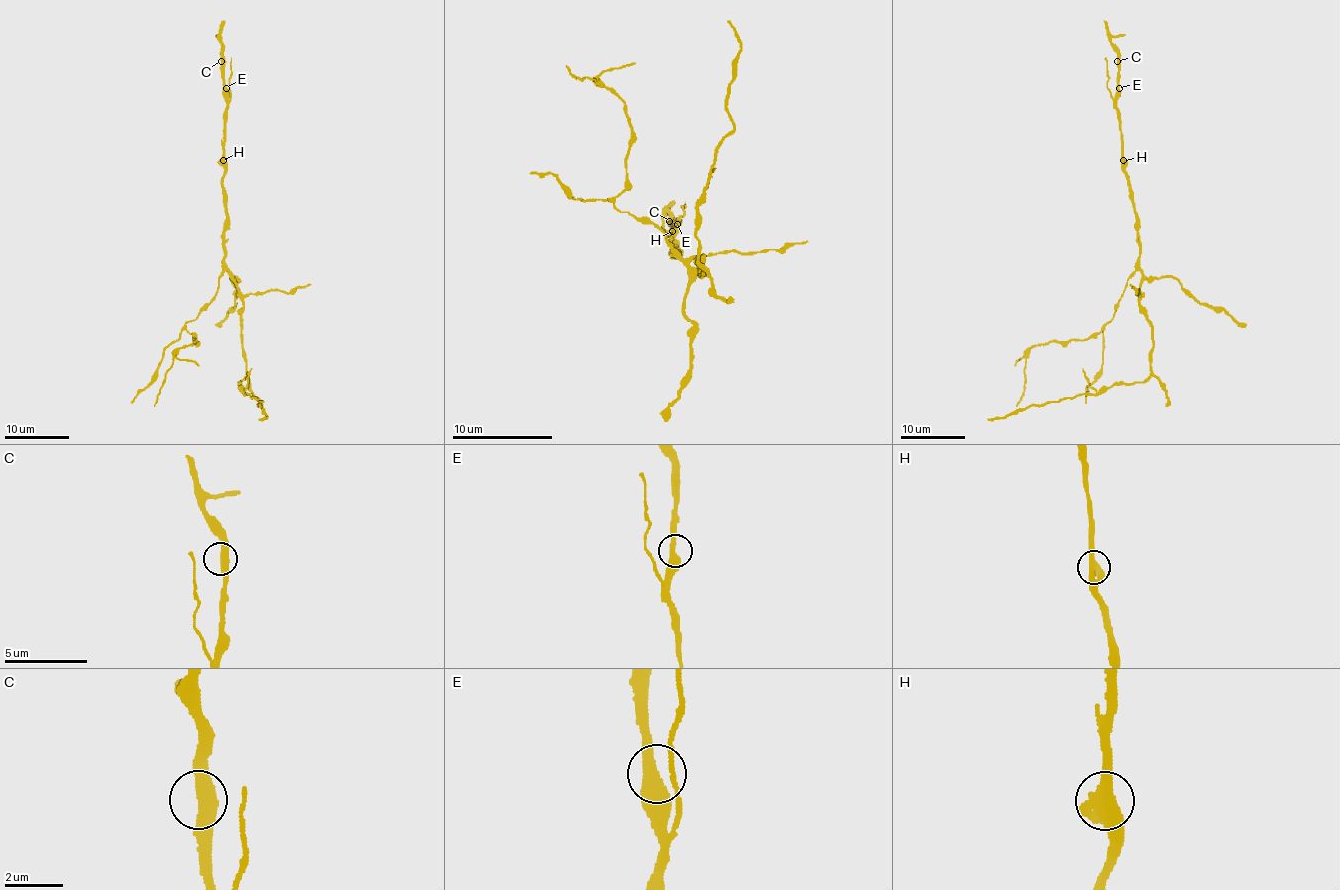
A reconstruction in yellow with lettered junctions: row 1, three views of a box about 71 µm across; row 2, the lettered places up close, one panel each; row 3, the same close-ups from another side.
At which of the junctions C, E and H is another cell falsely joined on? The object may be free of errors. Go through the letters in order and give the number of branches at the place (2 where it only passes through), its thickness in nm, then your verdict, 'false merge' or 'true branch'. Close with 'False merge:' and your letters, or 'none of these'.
C: 2 branches meet; 460 nm thick; true branch
E: 2 branches meet; 440 nm thick; true branch
H: 2 branches meet; 460 nm thick; true branch
False merge: none of these

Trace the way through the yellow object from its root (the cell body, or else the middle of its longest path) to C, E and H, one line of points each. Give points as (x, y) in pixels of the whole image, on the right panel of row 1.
C: (1140, 288), (1138, 221), (1122, 156), (1117, 61)
E: (1140, 288), (1138, 221), (1122, 156), (1120, 112), (1117, 107), (1119, 88)
H: (1140, 288), (1138, 221), (1123, 161)

